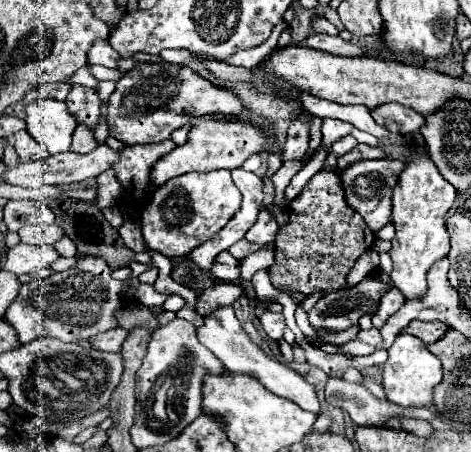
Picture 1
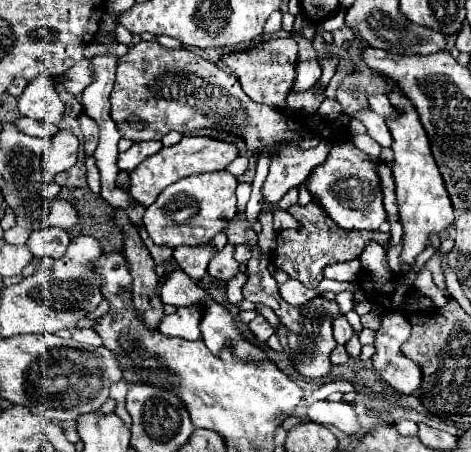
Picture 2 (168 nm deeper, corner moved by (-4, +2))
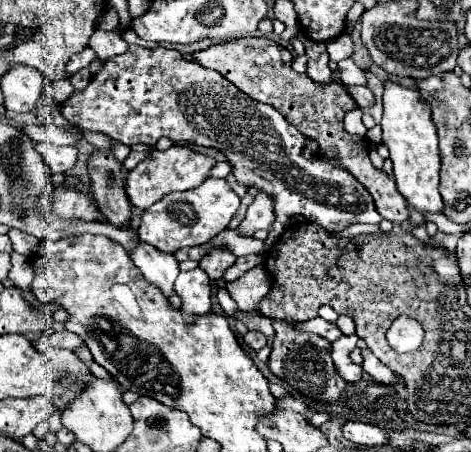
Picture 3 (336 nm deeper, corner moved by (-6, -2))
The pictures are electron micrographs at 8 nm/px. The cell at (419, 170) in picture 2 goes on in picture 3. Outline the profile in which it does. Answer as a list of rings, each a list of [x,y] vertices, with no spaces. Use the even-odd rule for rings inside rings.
[[[383,83],[383,145],[391,153],[393,177],[397,191],[413,205],[417,211],[441,213],[443,199],[439,195],[439,147],[437,147],[437,129],[431,119],[431,107],[419,97],[415,89],[407,89],[399,83]]]

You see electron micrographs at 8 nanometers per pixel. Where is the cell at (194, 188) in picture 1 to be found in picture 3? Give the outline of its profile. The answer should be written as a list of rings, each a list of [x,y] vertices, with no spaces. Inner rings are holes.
[[[209,177],[199,187],[183,193],[169,193],[159,203],[145,209],[141,213],[141,225],[137,233],[139,233],[139,239],[153,245],[155,249],[165,253],[175,253],[181,247],[209,243],[229,225],[237,209],[239,209],[239,197],[229,187],[229,183],[225,179]]]

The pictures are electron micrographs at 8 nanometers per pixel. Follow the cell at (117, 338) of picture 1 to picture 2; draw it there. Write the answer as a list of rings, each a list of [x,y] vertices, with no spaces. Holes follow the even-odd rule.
[[[75,329],[73,339],[79,341],[81,345],[101,345],[101,337],[97,335],[95,329]]]

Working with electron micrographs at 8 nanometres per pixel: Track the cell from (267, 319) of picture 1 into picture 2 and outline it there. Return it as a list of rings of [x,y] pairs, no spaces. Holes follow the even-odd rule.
[[[257,315],[257,317],[249,323],[249,329],[253,331],[253,335],[255,335],[259,341],[267,341],[267,339],[275,333],[275,329],[269,325],[269,321],[267,321],[263,315]]]

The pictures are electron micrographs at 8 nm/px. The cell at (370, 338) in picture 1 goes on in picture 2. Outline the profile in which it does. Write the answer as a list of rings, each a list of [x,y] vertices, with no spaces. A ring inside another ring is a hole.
[[[337,317],[337,319],[333,319],[333,335],[335,335],[337,343],[345,345],[345,343],[353,337],[353,333],[355,333],[355,329],[347,323],[345,317]]]

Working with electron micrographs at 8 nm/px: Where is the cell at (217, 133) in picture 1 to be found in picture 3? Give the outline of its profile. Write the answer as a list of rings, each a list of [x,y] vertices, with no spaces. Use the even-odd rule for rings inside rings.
[[[173,145],[165,151],[151,149],[147,153],[147,159],[143,159],[135,169],[131,169],[127,173],[125,191],[127,191],[131,205],[143,211],[173,191],[187,191],[187,189],[199,187],[209,177],[209,169],[213,165],[215,165],[213,157],[203,155],[203,153],[195,153],[185,145]]]

